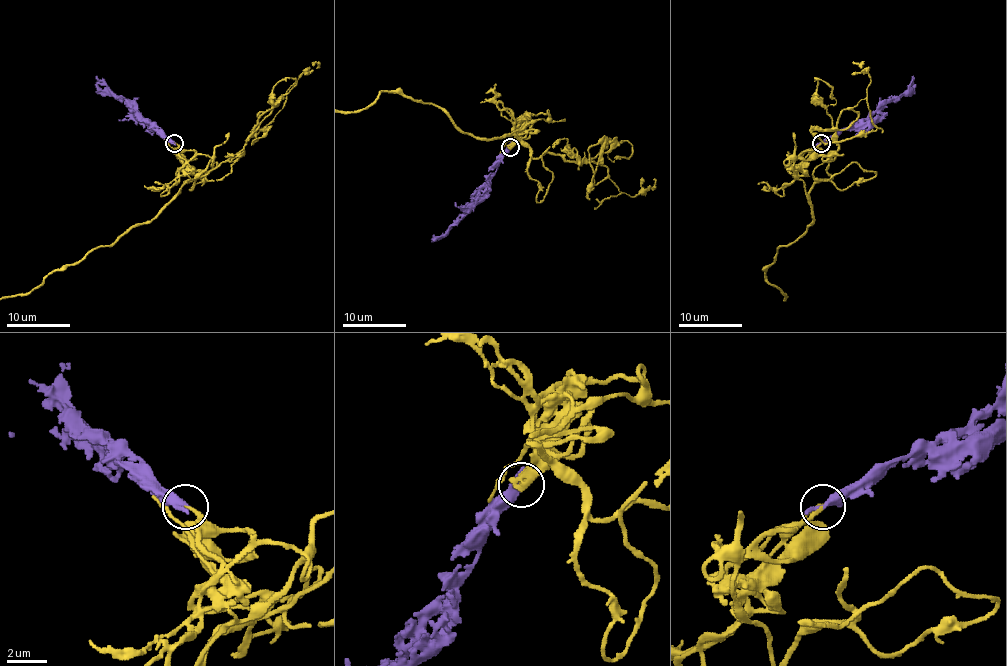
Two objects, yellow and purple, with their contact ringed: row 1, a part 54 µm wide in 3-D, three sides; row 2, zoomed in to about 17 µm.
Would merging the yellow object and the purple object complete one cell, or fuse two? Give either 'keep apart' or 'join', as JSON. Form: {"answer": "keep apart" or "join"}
{"answer": "join"}

